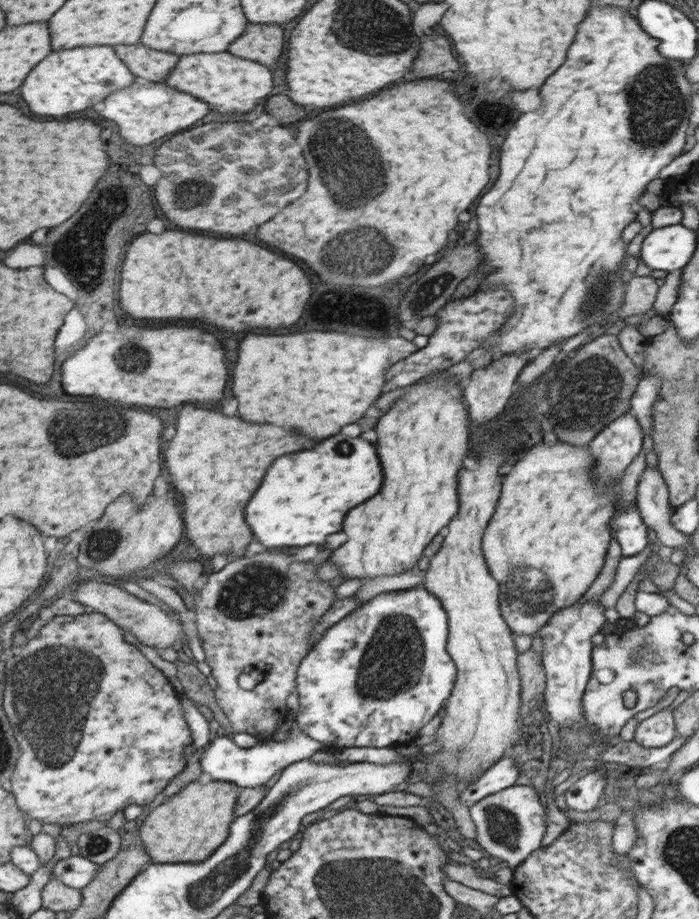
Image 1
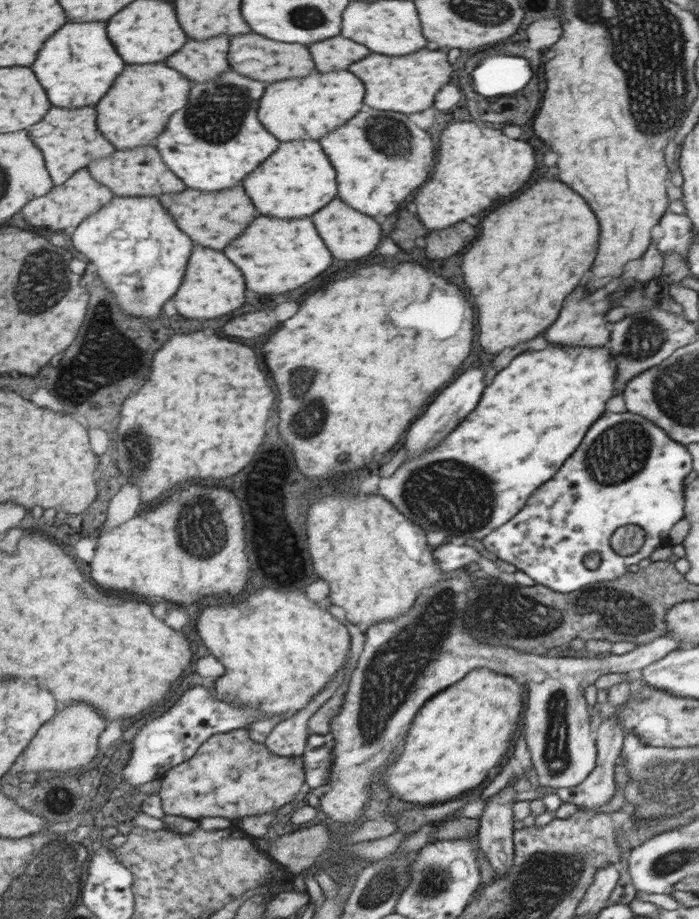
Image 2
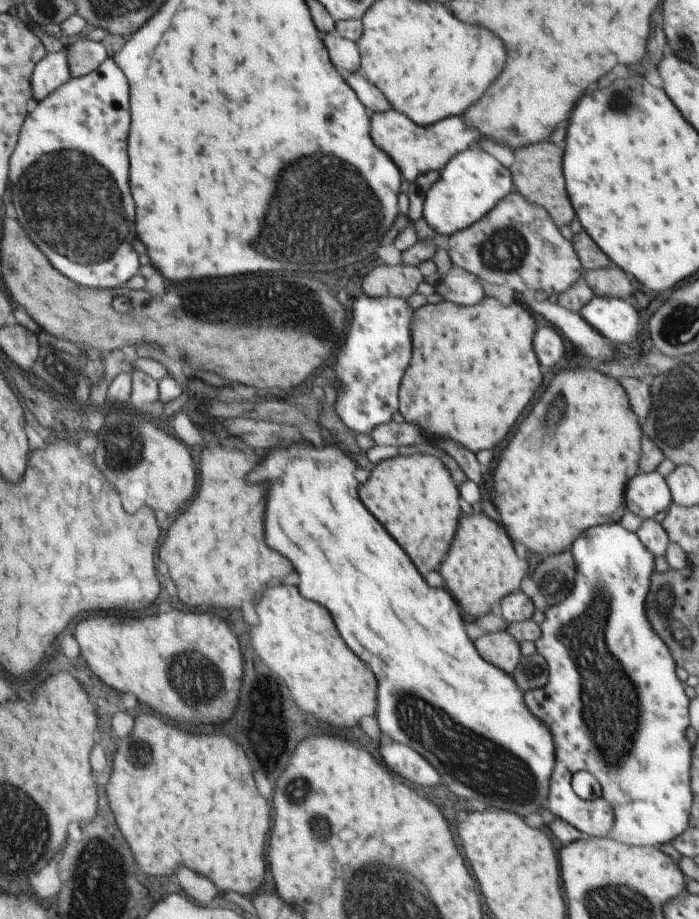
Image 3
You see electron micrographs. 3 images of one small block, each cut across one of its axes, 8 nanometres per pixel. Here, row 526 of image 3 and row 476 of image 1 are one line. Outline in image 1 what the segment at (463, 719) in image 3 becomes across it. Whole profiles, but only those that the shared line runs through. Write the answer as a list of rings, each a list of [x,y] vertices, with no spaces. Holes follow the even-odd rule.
[[[342,434],[316,444],[316,450],[278,458],[262,480],[262,490],[250,502],[250,526],[268,548],[324,544],[326,536],[342,530],[344,516],[354,506],[380,492],[382,468],[374,444]]]

